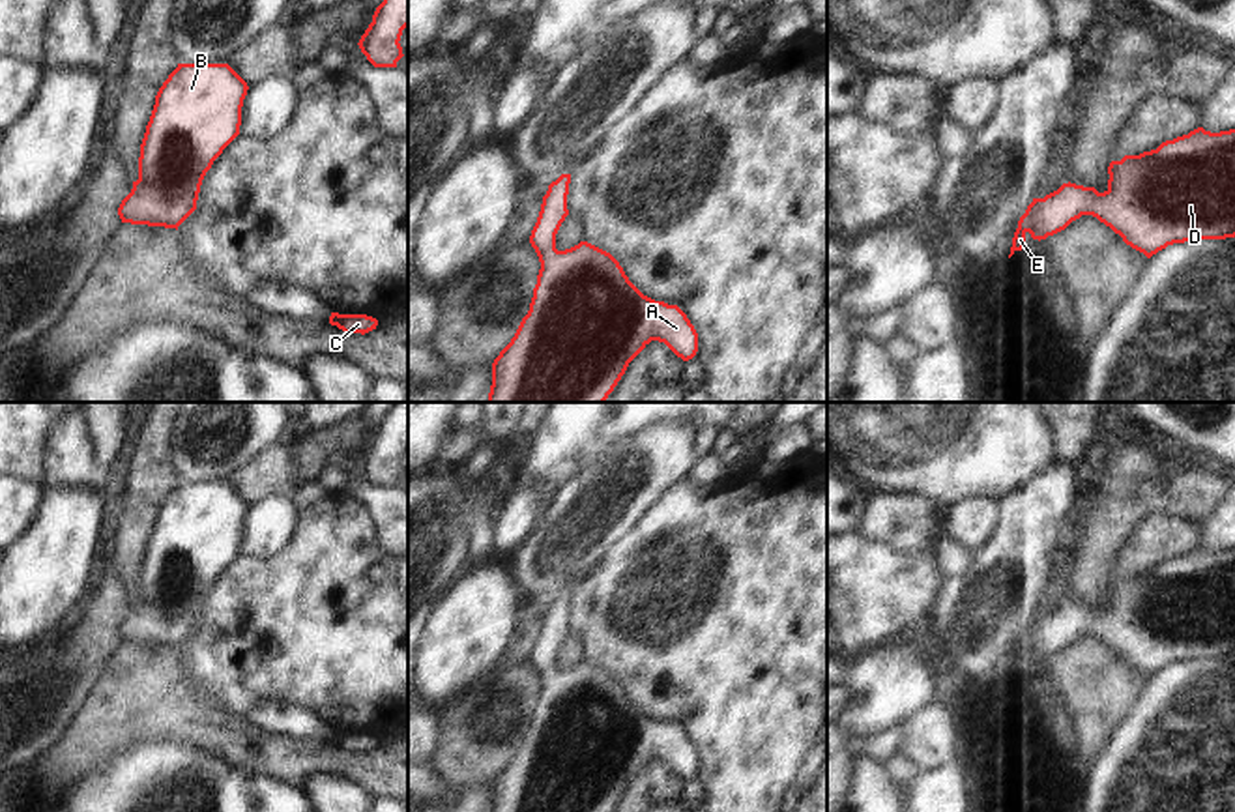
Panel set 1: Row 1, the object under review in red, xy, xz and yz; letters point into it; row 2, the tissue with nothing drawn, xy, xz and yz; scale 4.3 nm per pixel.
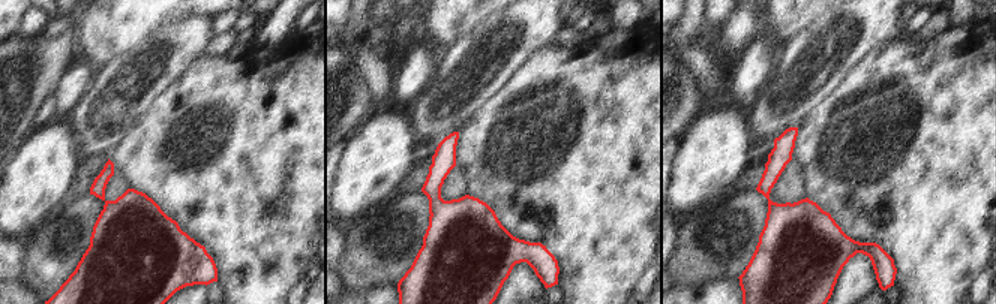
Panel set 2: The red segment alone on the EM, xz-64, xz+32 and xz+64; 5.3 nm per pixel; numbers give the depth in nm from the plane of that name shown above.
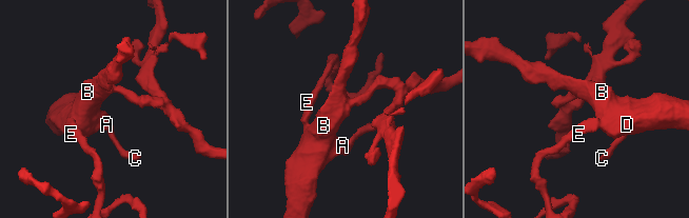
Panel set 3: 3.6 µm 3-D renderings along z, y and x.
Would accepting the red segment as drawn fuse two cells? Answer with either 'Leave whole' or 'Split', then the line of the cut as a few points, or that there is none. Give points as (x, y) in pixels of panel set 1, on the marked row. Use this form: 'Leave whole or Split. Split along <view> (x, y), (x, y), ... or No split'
Leave whole. No split

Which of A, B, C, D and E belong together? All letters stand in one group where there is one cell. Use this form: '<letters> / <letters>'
A B C D E

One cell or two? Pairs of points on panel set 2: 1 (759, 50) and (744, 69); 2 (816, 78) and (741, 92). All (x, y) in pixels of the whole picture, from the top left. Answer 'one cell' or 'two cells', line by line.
1: one cell
2: two cells

